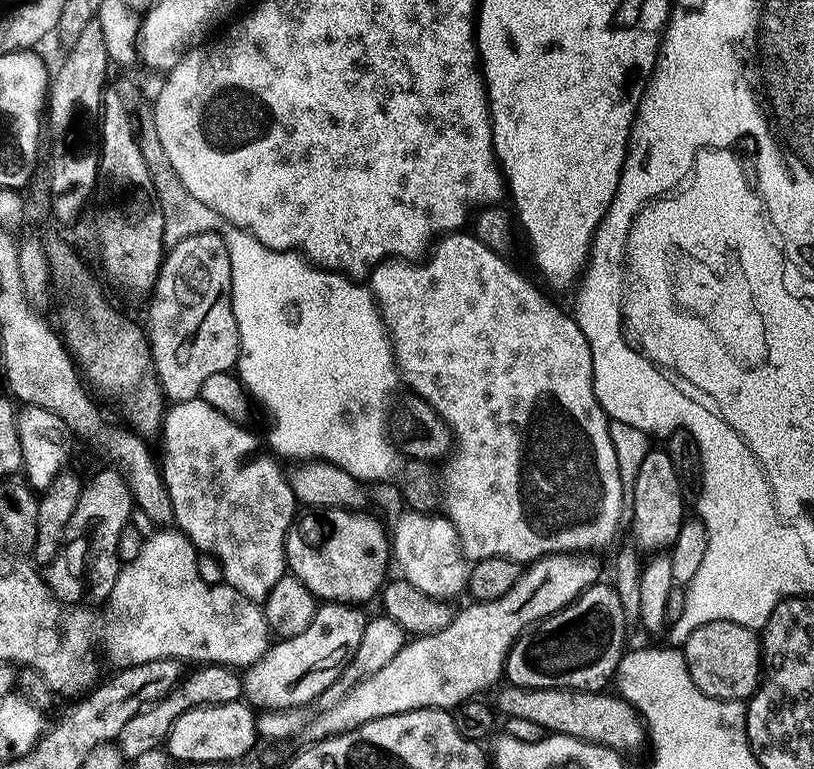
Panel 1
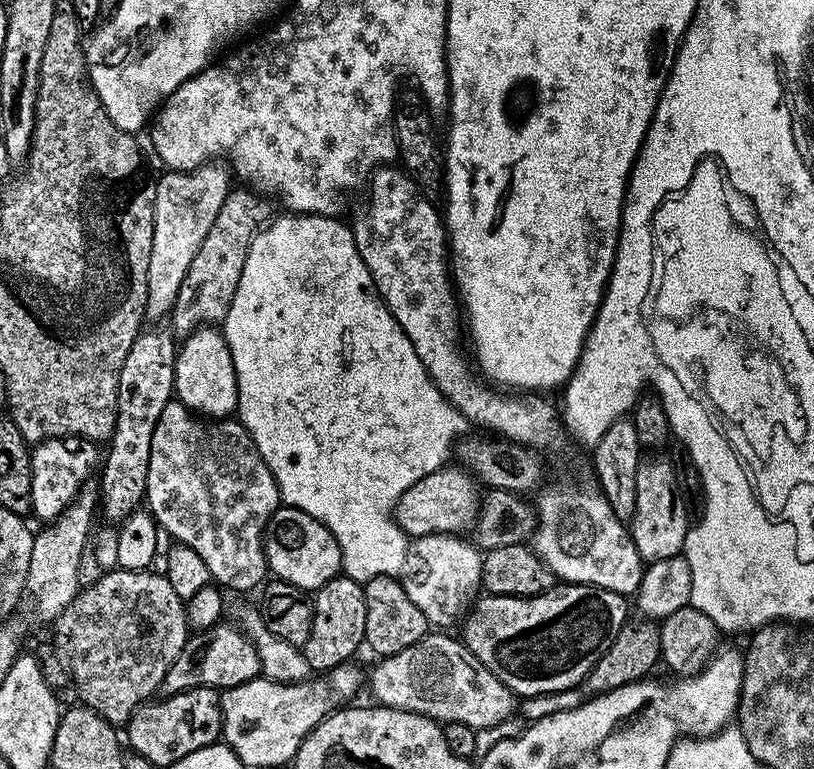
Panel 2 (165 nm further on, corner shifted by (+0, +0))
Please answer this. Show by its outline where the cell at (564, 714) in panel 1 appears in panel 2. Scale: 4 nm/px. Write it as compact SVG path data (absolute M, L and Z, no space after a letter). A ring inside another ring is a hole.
M436 630L423 636L414 646L406 646L393 656L377 659L372 668L372 692L376 695L375 703L385 708L401 708L414 714L429 716L431 720L446 725L452 722L465 723L475 730L498 726L503 720L510 719L517 711L518 697L511 692L474 654L464 645L463 639L443 636L443 631Z

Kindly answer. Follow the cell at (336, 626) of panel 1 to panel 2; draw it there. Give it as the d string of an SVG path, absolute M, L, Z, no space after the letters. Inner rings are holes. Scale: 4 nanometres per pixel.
M343 574L326 582L315 593L312 606L314 622L310 626L310 638L303 646L309 669L316 674L327 674L339 664L349 663L364 644L366 634L366 594L364 584Z

